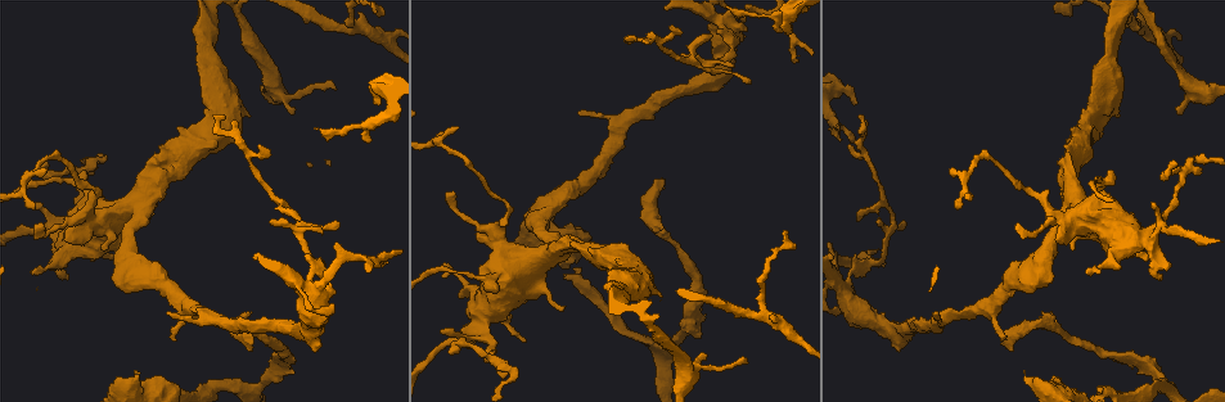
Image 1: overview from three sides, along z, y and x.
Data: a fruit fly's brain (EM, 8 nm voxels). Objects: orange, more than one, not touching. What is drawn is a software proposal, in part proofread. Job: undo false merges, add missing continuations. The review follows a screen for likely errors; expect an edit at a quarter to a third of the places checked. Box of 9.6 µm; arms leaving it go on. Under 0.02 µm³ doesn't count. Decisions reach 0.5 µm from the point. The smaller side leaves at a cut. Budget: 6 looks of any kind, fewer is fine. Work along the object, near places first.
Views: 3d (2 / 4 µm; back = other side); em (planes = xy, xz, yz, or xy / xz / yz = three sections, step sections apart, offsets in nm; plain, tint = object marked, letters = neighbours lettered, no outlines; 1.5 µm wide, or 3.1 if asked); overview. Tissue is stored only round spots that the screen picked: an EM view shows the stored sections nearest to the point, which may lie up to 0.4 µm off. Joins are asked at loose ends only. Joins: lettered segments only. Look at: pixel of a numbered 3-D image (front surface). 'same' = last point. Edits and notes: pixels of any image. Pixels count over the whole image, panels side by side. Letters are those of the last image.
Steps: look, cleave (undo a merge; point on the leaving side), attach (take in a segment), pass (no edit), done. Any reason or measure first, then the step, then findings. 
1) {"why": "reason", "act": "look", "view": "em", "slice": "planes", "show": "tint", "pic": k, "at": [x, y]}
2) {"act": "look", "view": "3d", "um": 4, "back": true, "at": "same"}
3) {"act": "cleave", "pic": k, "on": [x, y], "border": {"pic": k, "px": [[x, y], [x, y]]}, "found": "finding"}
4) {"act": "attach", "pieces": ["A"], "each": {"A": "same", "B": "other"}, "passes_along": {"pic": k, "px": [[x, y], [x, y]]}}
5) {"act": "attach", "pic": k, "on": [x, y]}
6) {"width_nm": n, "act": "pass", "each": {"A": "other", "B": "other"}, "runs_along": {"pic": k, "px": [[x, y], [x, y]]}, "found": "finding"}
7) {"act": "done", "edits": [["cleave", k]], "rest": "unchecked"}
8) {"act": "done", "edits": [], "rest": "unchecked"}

{"why": "an open end", "act": "look", "view": "em", "slice": "xy", "step": 8, "show": "letters", "pic": 1, "at": [1002, 340]}

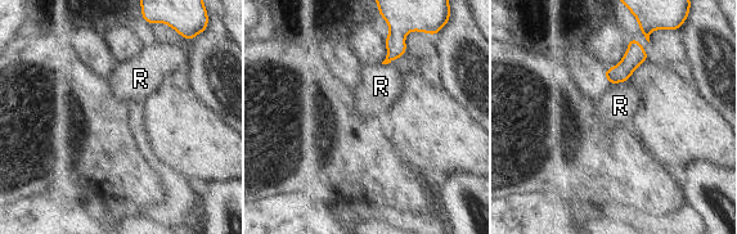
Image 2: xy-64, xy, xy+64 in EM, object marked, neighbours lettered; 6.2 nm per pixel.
{"act": "pass", "each": {"R": "other"}, "border": {"pic": 2, "px": [[405, 52], [400, 57], [382, 64]]}, "found": "no lettered segment goes on from it"}

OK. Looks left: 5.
{"why": "end of a long branch", "act": "look", "view": "em", "slice": "xy", "step": 4, "show": "tint", "pic": 1, "at": [661, 188]}

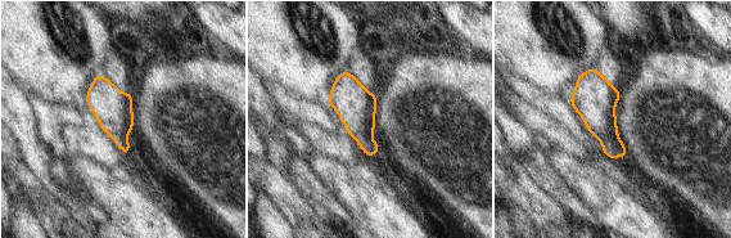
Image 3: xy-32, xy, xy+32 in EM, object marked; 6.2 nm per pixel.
{"act": "look", "view": "em", "slice": "planes", "show": "letters", "at": "same"}

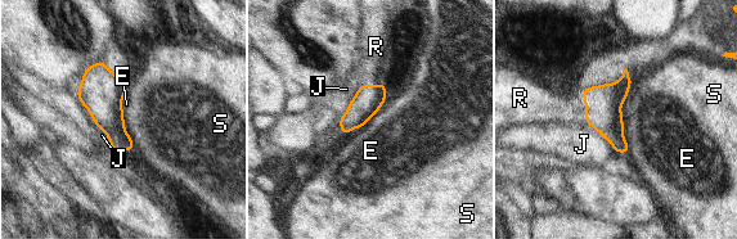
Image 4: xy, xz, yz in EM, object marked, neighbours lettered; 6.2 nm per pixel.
{"act": "attach", "pieces": ["R"], "each": {"E": "other", "J": "other", "R": "same", "S": "other"}, "found": "it goes on there"}

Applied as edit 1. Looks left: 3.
{"act": "look", "view": "overview"}

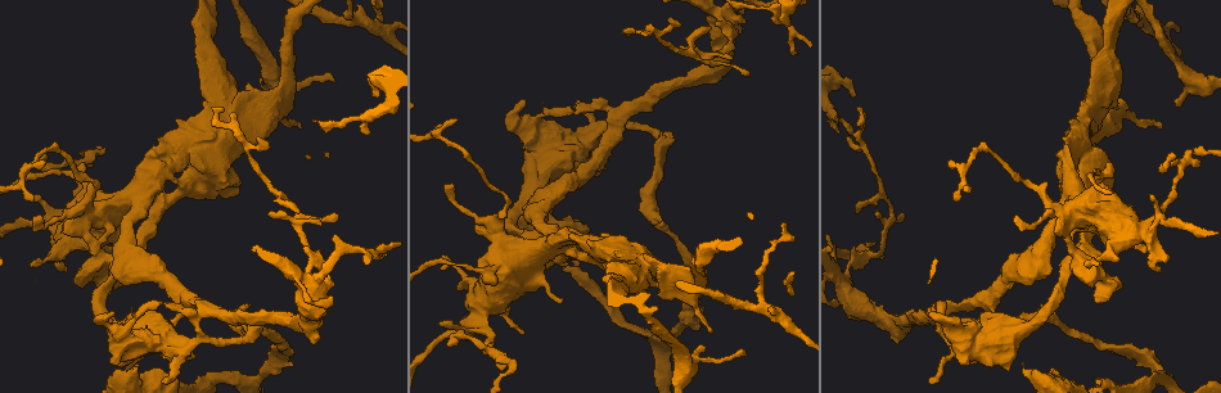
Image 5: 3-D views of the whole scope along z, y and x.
{"why": "thick turns thin", "act": "look", "view": "em", "slice": "planes", "show": "tint", "pic": 5, "at": [221, 185]}

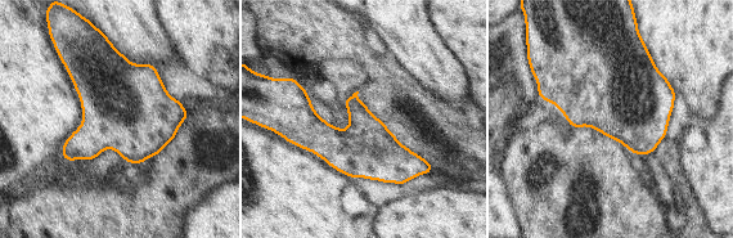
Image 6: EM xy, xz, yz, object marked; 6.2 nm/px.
{"act": "look", "view": "em", "slice": "planes", "show": "letters", "at": "same"}

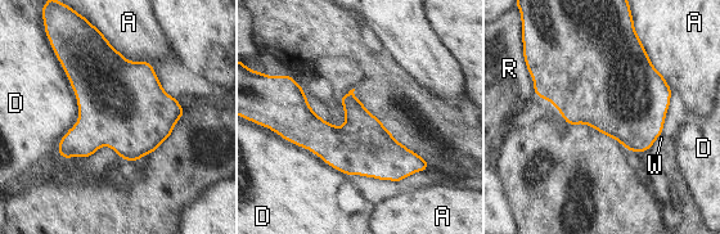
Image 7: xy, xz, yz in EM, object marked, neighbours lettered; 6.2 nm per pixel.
{"act": "pass", "each": {"A": "other", "D": "other", "R": "other", "W": "other"}, "border": {"pic": 7, "px": [[527, 71], [535, 93]]}, "found": "all the same neuron"}

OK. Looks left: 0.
{"act": "done", "edits": [["attach", 4]], "rest": "unchecked"}

